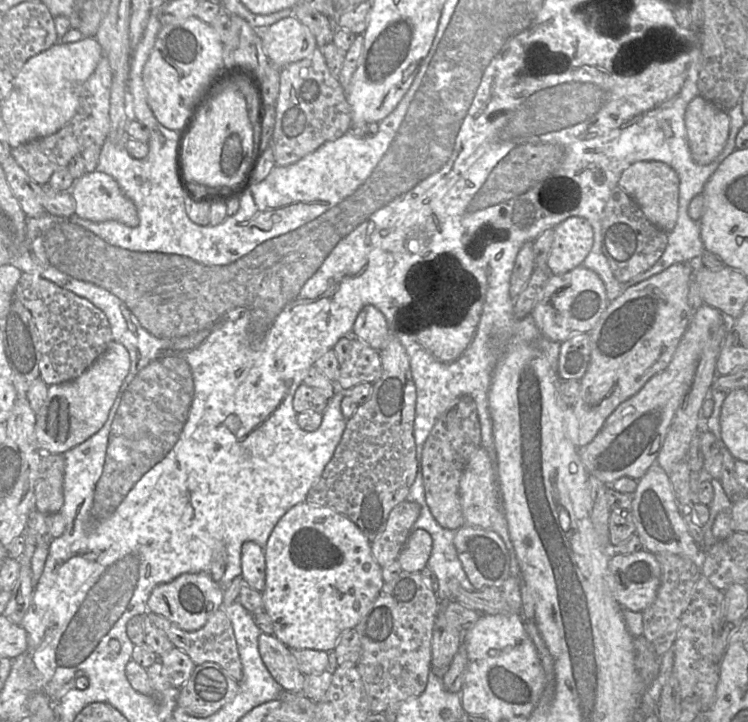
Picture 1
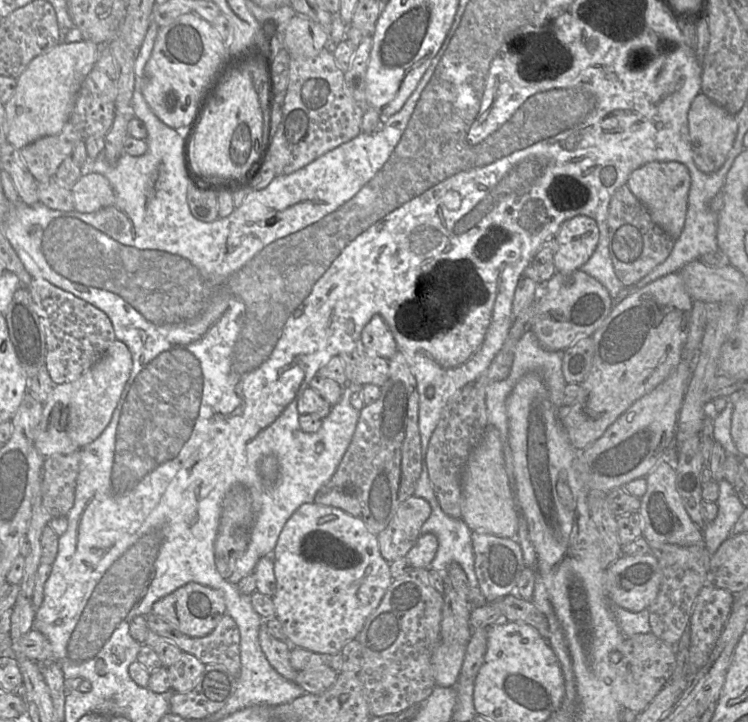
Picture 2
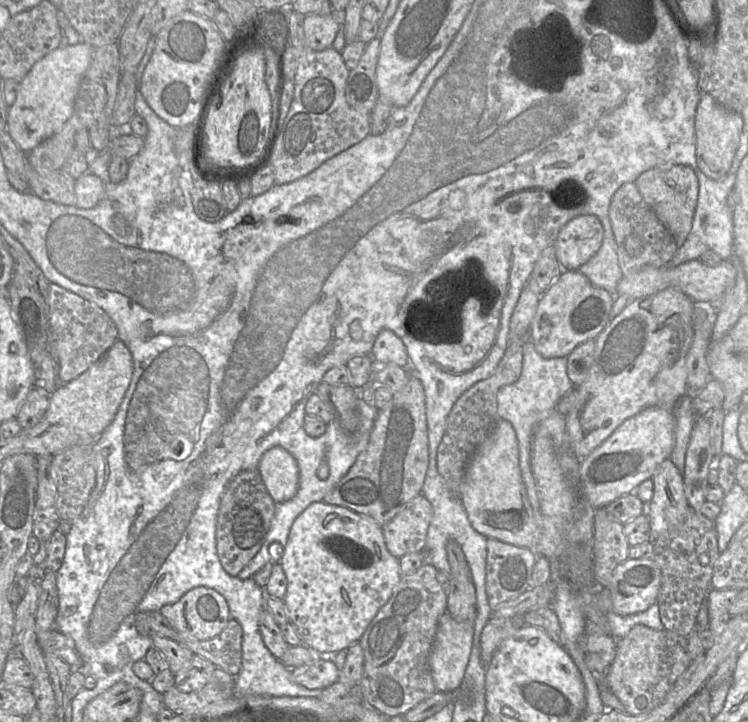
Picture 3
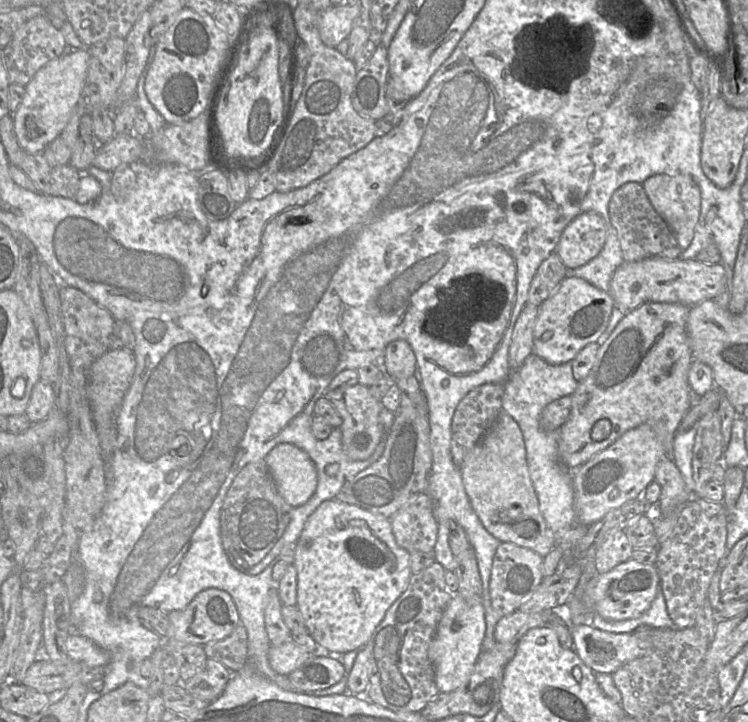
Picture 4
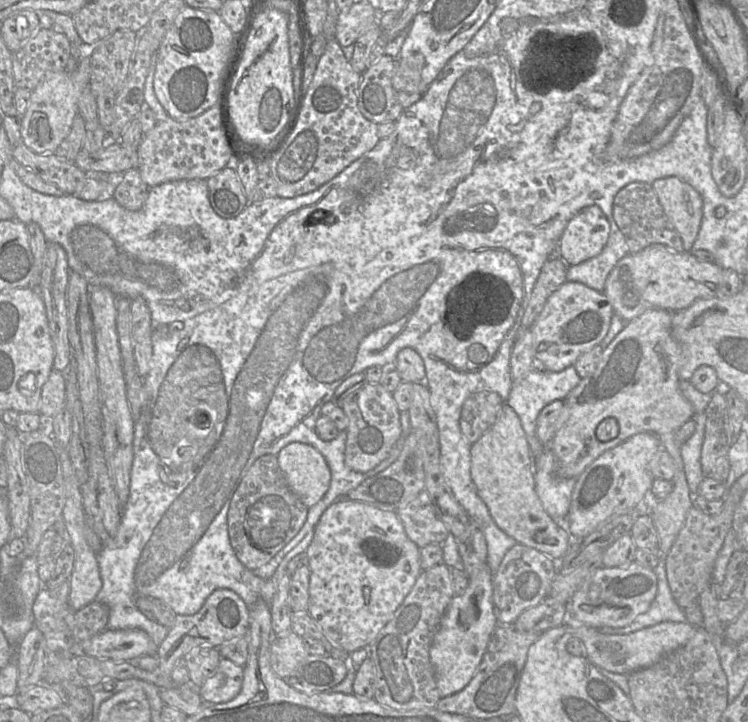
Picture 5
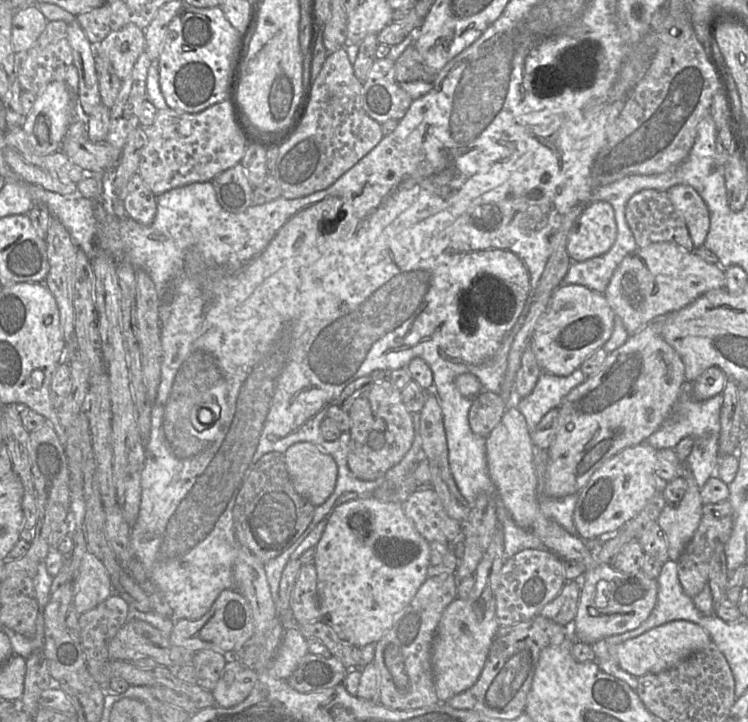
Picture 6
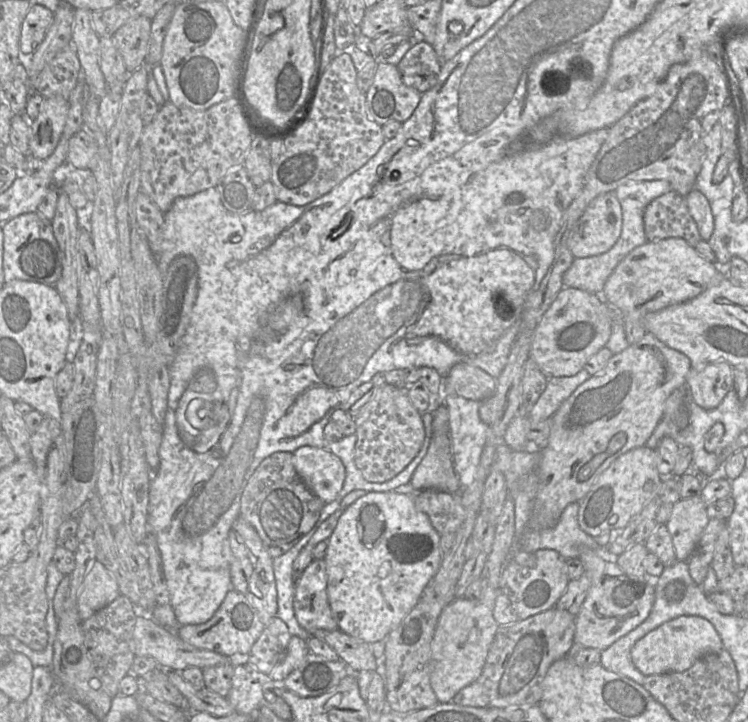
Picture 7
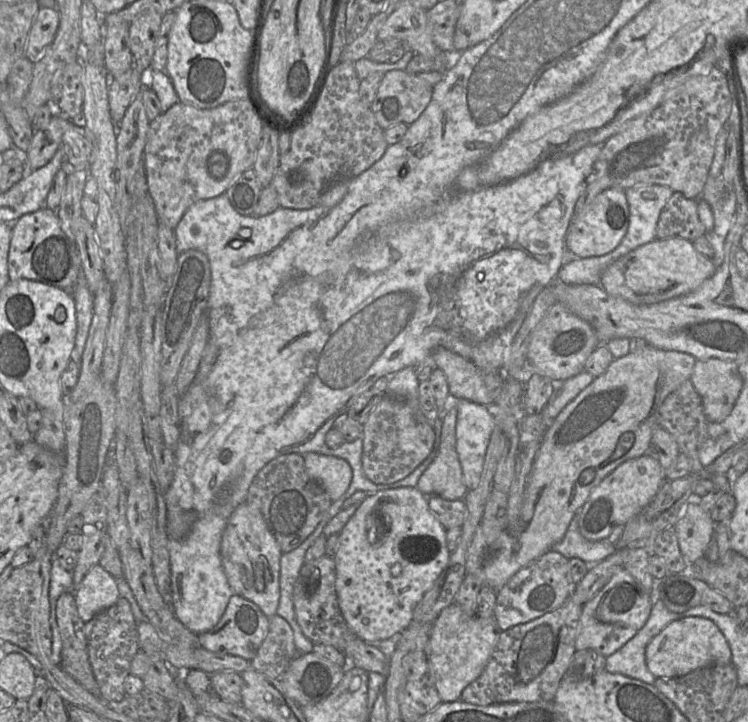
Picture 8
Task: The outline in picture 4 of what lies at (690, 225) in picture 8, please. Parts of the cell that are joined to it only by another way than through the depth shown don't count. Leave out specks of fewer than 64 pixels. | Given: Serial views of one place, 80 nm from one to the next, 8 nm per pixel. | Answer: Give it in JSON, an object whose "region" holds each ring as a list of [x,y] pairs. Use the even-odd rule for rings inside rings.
{"region":[[[628,182],[618,188],[609,202],[609,218],[620,242],[623,261],[635,262],[651,257],[674,260],[681,256],[682,249],[665,220],[656,212],[642,184]]]}

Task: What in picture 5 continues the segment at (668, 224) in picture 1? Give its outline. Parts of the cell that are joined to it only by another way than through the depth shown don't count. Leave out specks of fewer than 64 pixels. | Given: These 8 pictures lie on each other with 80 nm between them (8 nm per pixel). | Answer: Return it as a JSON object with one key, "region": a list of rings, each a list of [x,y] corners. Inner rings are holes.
{"region":[[[665,177],[652,184],[666,216],[681,237],[684,251],[690,252],[699,233],[703,217],[703,200],[690,184]]]}

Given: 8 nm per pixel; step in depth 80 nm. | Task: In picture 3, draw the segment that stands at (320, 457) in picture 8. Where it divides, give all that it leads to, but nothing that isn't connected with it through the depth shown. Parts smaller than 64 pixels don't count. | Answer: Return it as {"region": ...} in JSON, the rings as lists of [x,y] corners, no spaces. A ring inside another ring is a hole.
{"region":[[[280,446],[267,450],[257,467],[268,493],[277,503],[292,499],[299,484],[299,468],[295,458]]]}

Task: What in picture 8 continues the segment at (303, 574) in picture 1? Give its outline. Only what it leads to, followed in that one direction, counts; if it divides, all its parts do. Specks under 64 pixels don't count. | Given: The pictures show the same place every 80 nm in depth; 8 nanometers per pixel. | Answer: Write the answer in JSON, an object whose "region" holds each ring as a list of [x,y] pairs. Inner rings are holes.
{"region":[[[417,487],[378,491],[358,504],[353,516],[339,532],[338,549],[333,558],[340,610],[349,628],[360,639],[376,644],[398,637],[411,624],[415,608],[448,564],[451,552],[447,547],[446,533],[429,509],[428,496]]]}

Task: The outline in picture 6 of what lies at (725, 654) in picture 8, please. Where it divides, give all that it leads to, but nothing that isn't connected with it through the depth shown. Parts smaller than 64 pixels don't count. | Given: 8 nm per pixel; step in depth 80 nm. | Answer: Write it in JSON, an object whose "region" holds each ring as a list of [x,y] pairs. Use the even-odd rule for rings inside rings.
{"region":[[[675,620],[652,628],[620,644],[608,644],[605,639],[591,644],[596,659],[614,659],[626,672],[640,677],[668,670],[711,642],[710,635],[698,624]]]}

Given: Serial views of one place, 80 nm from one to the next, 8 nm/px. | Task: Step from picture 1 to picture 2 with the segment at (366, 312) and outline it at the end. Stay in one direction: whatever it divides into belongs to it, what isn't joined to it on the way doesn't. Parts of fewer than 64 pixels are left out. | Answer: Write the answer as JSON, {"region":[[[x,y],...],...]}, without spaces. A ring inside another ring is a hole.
{"region":[[[374,315],[365,325],[360,341],[365,352],[387,360],[399,351],[392,333],[380,315]]]}

